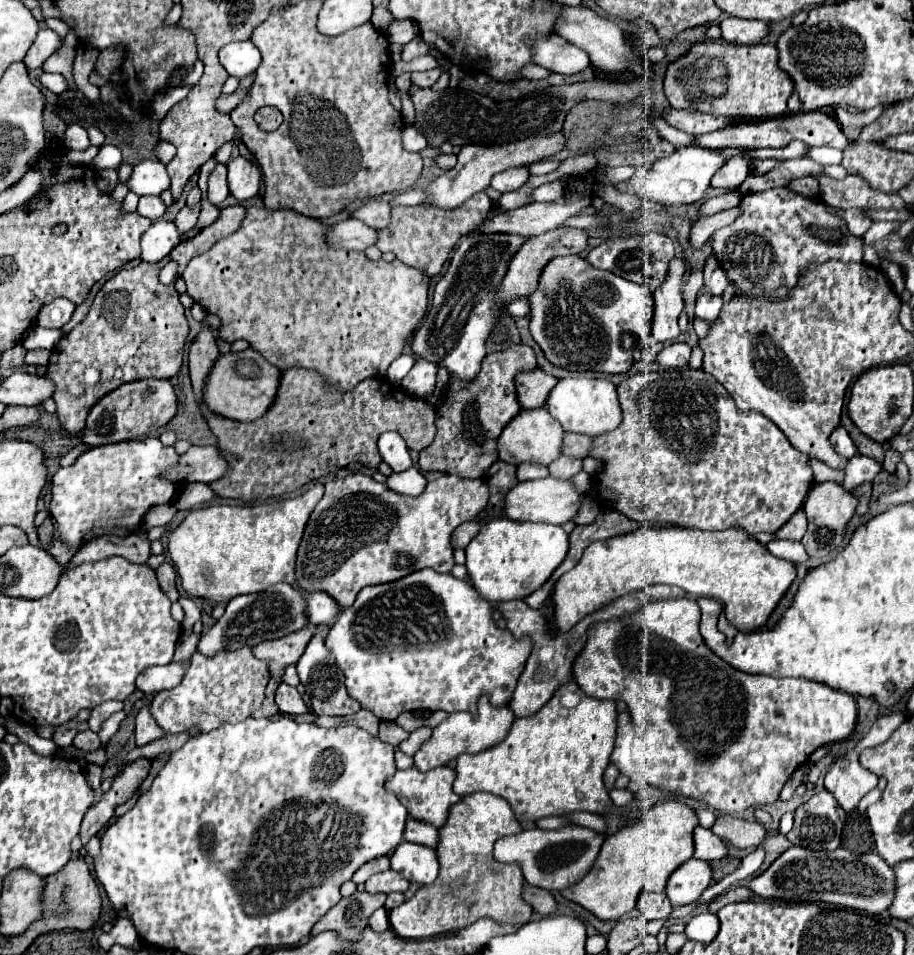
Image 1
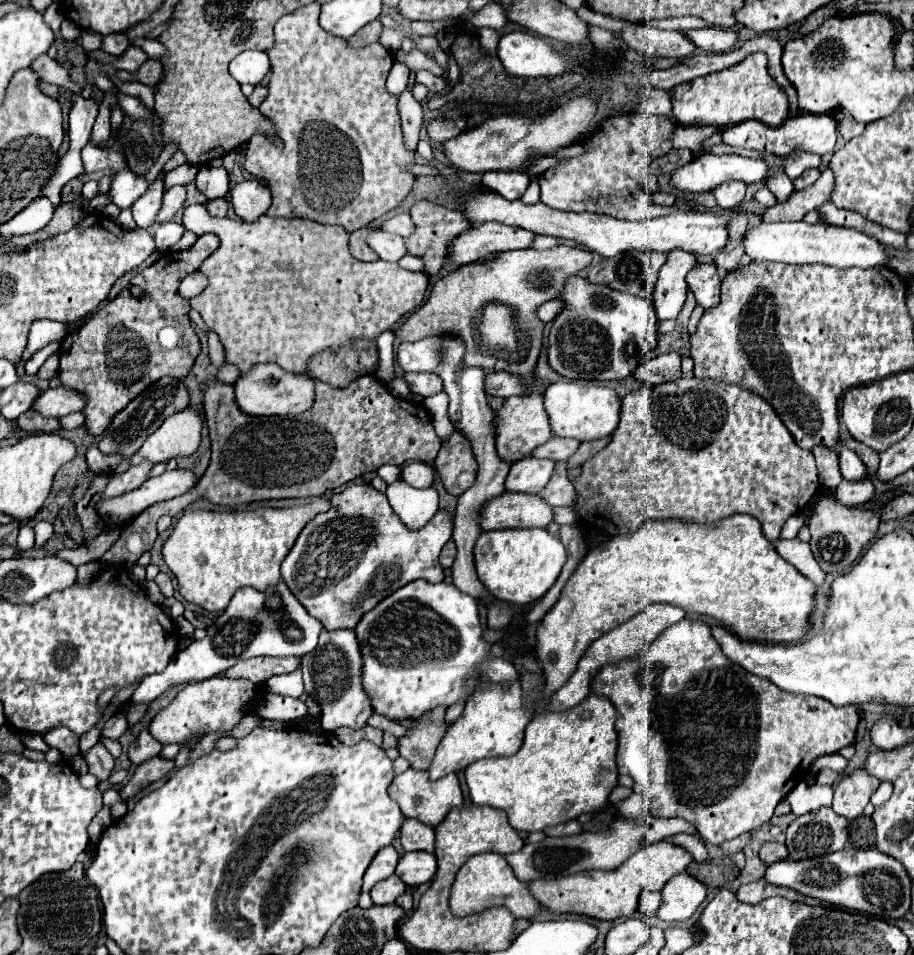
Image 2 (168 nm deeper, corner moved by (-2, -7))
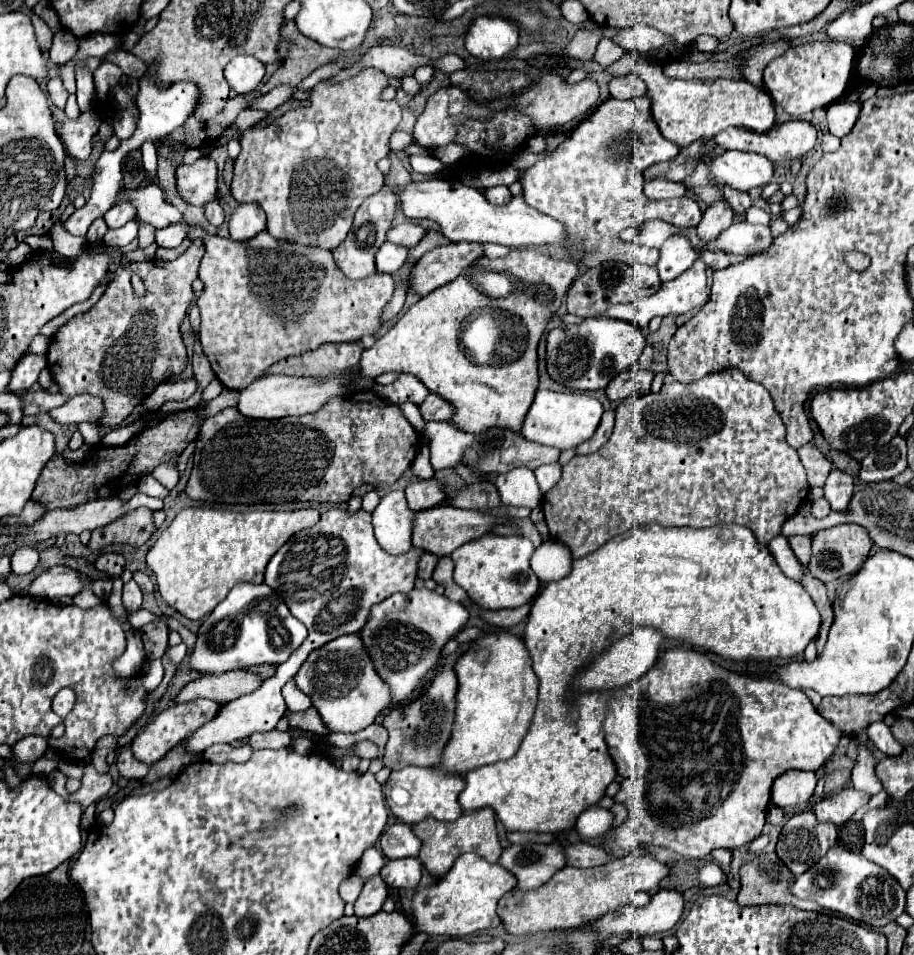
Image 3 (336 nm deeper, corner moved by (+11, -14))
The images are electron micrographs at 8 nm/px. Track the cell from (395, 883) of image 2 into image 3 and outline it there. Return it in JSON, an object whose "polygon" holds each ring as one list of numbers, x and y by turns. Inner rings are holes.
{"polygon":[[375,874,373,878,369,878,355,902,355,916,359,918,367,918,373,916,381,910,383,902,387,898,387,886,383,882,383,878,379,874]]}

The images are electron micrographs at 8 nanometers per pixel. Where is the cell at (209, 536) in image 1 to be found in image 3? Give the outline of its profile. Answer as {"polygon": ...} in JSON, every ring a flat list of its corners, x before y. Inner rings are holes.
{"polygon":[[201,506,183,508,147,552,147,566,157,576,163,600,185,618,199,620,225,600,235,584,261,584,267,558,271,558,291,534,311,528,317,522,319,512,313,508,293,512,231,512]]}

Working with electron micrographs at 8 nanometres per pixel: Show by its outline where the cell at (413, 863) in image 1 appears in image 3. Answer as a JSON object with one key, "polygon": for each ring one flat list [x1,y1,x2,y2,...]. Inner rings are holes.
{"polygon":[[399,858,399,860,389,860,381,876,387,886,393,888,415,888,421,880,421,862,419,858]]}

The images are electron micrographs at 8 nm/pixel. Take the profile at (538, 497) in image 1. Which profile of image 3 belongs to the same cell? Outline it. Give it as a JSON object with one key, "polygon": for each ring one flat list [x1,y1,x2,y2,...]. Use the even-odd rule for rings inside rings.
{"polygon":[[437,506,431,510,417,512,413,518,413,530,411,530,411,540,415,548,421,548,425,552,431,552,435,556,449,556,455,548,463,546,469,540,475,540,491,530,495,524,493,516,487,516,479,510,461,510,453,506]]}

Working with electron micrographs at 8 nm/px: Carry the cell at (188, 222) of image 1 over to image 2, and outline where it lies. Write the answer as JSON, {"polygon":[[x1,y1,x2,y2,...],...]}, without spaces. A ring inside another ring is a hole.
{"polygon":[[216,199,216,201,208,201,208,213,212,217,224,217,228,209,228,203,224,199]]}

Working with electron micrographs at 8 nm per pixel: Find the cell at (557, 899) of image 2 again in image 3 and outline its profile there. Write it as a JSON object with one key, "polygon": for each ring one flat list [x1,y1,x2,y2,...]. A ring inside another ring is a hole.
{"polygon":[[627,856,619,860,611,860,603,866,579,870,565,866,559,870,547,884,535,890,511,890,507,892,497,906,497,914,503,920,507,934,535,934,543,930,557,928,577,928,583,926,607,912,619,910,629,902,629,896,637,890,655,888,665,876,669,868,651,856]]}

